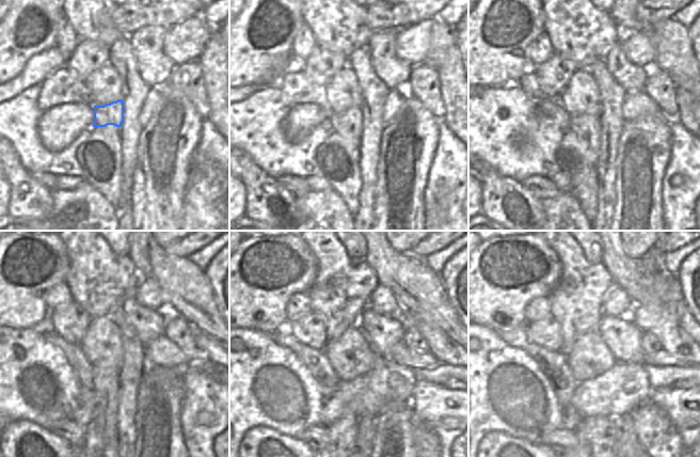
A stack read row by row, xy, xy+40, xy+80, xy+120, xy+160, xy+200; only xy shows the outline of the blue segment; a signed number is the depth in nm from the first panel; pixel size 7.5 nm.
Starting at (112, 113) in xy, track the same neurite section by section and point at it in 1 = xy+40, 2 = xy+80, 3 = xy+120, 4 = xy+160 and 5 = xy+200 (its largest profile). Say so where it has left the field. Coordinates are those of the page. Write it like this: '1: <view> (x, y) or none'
1: xy+40 (349, 124)
2: xy+80 (587, 127)
3: xy+120 (106, 374)
4: xy+160 (343, 434)
5: xy+200 (582, 447)

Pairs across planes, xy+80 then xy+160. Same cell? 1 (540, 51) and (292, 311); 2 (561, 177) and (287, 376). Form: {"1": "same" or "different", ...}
{"1": "same", "2": "different"}

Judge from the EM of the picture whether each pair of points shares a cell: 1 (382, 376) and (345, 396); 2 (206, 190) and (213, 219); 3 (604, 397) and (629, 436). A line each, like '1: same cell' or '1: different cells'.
1: same cell
2: same cell
3: different cells

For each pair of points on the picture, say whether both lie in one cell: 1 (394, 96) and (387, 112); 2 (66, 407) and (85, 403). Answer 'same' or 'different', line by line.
1: same
2: different

